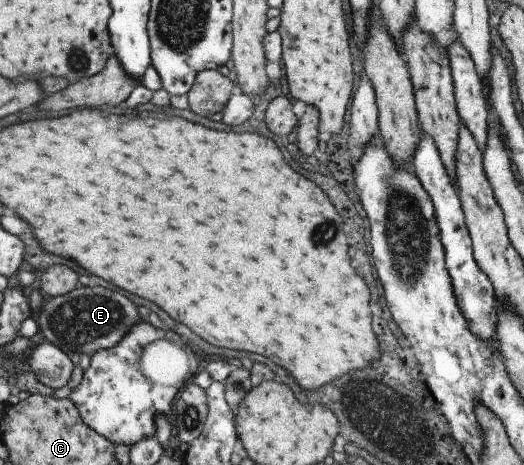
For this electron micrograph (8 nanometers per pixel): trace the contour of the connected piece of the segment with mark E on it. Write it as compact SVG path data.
M81 287L65 295L46 297L44 305L33 315L41 335L69 357L73 353L91 355L94 351L113 347L137 317L133 303L125 295L101 287Z

